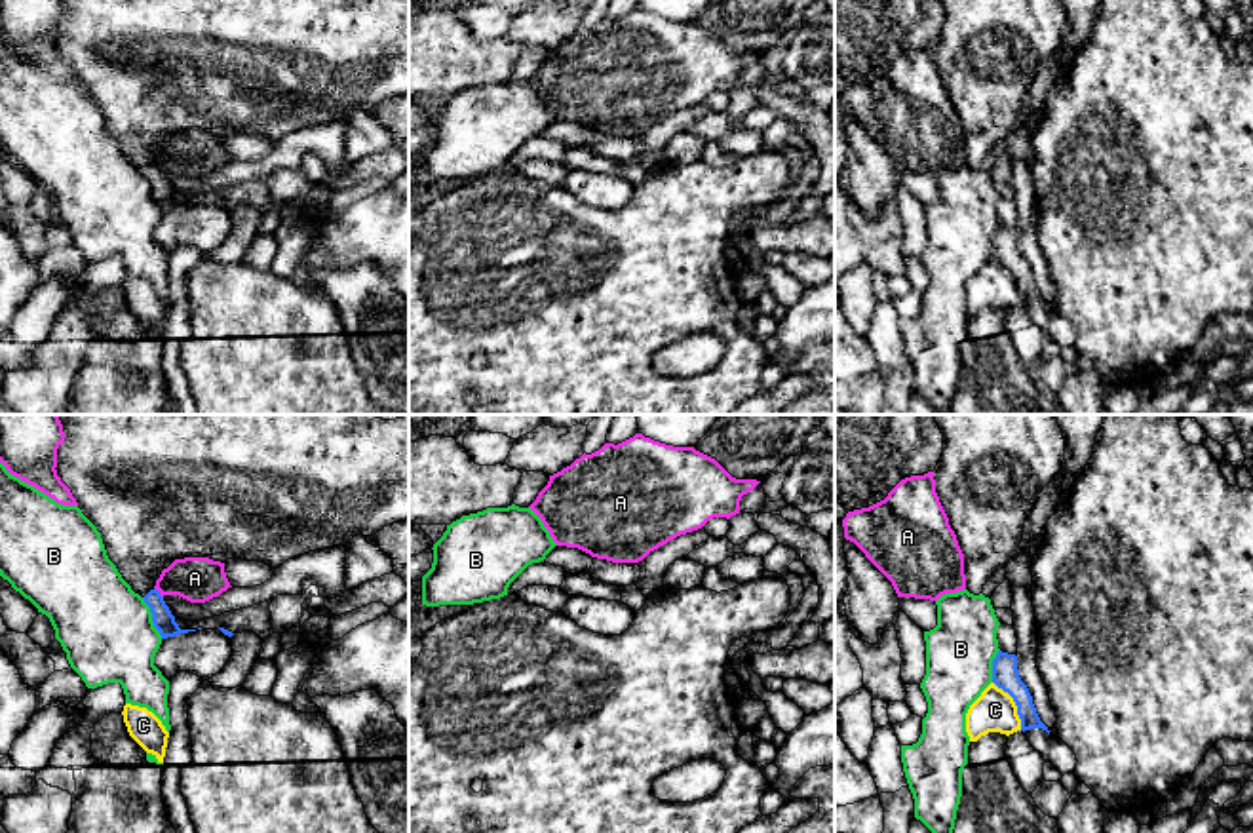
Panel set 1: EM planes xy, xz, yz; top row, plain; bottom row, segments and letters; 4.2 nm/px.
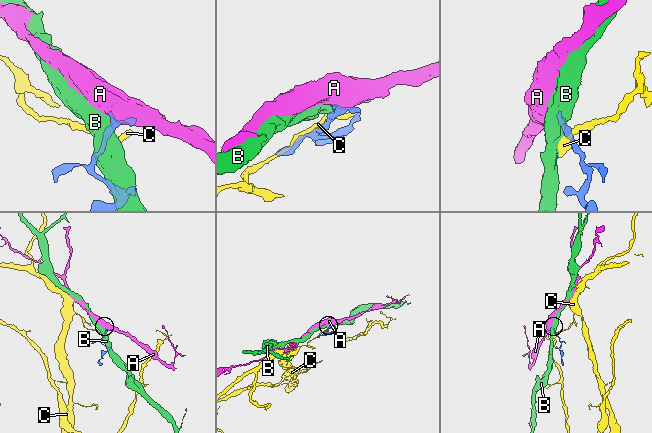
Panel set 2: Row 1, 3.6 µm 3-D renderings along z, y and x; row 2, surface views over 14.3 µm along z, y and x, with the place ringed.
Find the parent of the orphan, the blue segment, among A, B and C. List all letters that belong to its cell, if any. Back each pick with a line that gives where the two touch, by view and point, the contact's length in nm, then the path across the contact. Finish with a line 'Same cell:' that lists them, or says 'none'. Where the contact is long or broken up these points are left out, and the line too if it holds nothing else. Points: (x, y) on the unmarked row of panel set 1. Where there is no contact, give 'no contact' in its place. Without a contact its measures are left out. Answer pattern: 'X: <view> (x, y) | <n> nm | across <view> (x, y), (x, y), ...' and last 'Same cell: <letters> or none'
Same cell: none

